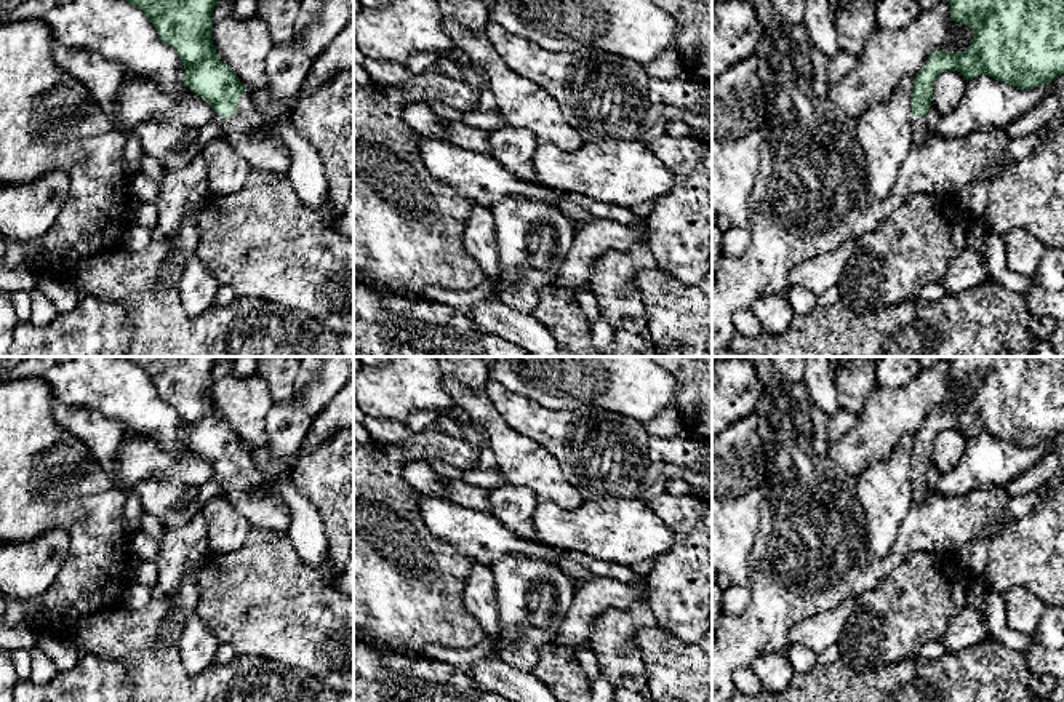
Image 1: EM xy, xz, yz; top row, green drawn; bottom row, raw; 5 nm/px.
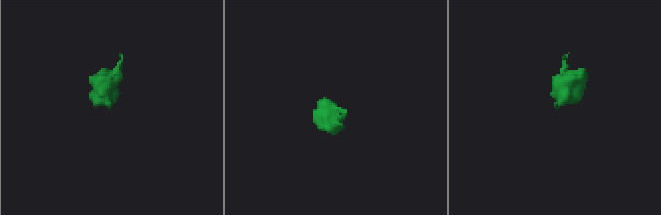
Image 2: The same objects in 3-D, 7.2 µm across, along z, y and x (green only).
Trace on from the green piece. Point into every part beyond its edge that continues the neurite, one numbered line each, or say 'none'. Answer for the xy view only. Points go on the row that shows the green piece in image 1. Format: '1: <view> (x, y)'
1: xy (242, 130)

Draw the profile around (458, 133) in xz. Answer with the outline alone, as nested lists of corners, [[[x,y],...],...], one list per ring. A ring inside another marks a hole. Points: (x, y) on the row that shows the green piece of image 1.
[[[445,122],[445,134],[446,141],[454,146],[490,155],[490,141],[483,130],[464,122]]]

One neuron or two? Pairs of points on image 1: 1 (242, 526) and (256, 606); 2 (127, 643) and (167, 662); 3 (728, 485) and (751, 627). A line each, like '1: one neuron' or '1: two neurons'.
1: two neurons
2: one neuron
3: two neurons

